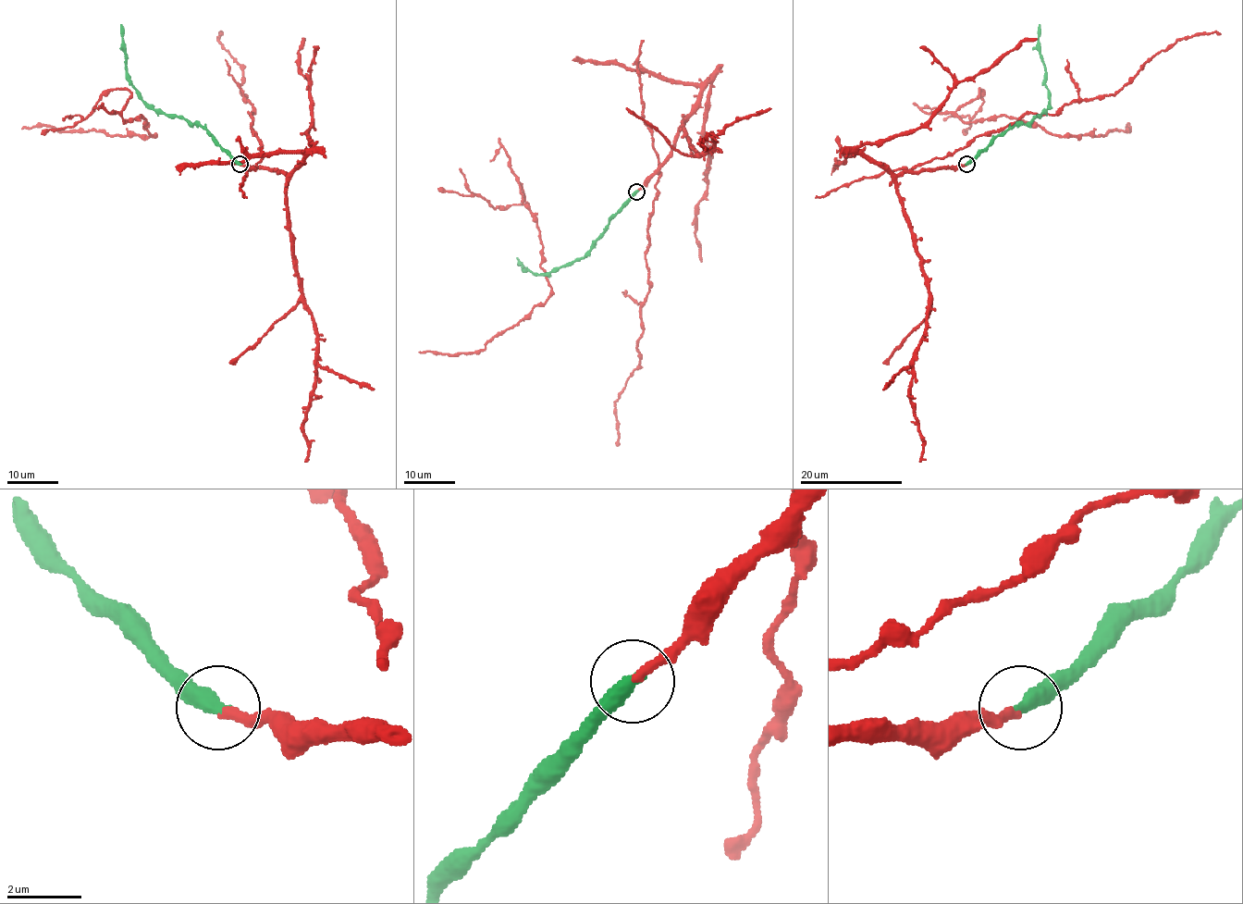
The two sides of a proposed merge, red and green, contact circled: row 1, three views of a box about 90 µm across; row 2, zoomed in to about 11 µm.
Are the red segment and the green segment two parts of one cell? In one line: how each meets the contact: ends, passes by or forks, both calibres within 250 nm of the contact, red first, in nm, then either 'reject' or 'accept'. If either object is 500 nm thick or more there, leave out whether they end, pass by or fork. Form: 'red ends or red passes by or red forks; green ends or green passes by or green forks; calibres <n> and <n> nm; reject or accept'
red ends; green ends; calibres 240 and 440 nm; accept

